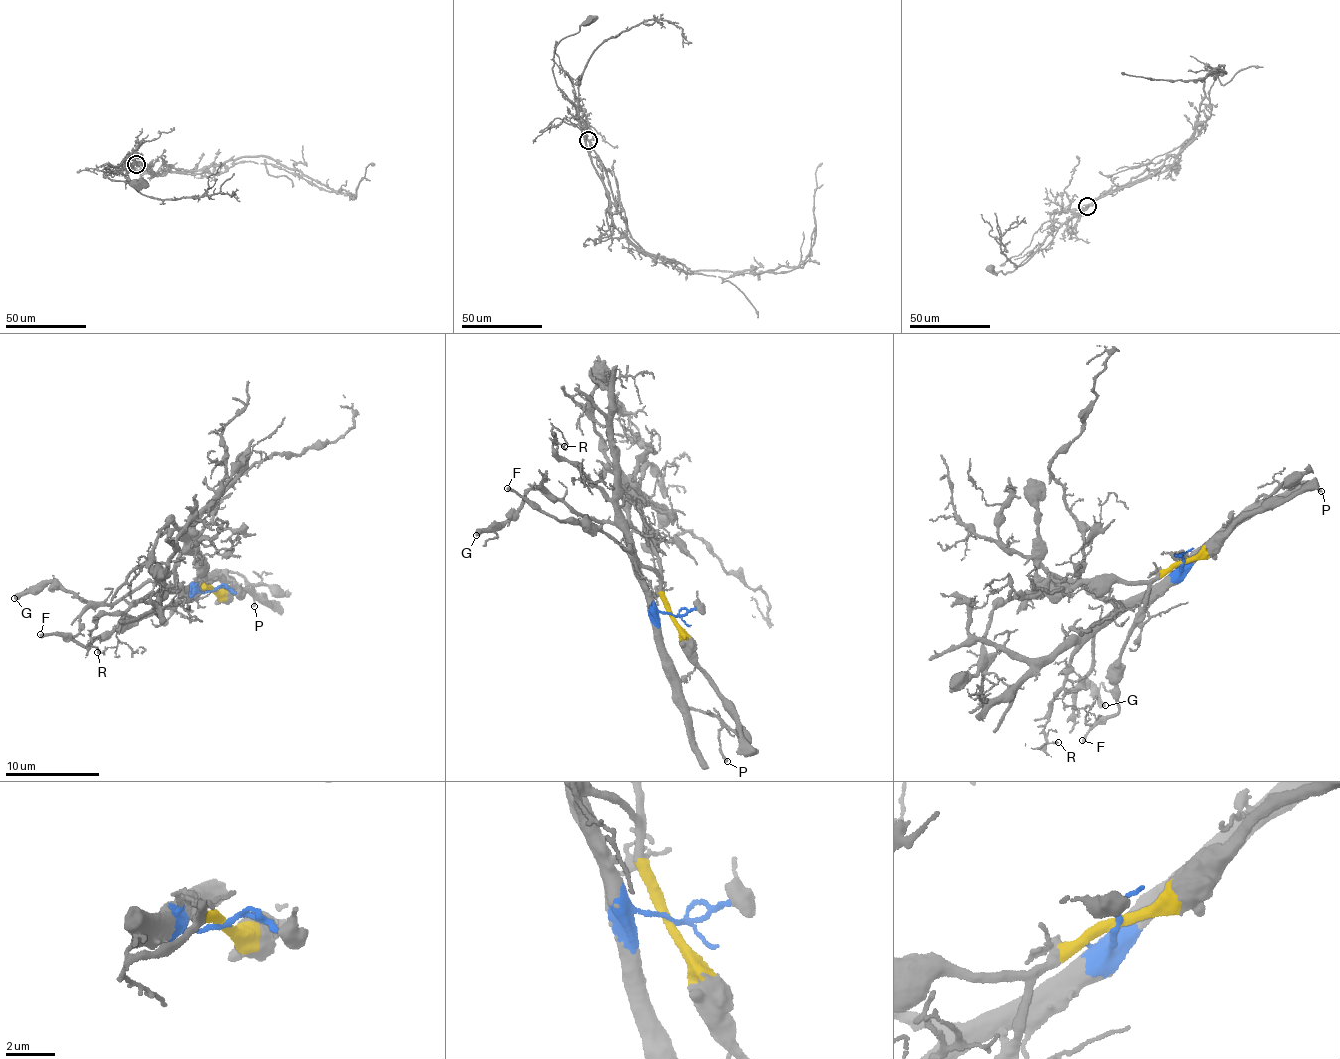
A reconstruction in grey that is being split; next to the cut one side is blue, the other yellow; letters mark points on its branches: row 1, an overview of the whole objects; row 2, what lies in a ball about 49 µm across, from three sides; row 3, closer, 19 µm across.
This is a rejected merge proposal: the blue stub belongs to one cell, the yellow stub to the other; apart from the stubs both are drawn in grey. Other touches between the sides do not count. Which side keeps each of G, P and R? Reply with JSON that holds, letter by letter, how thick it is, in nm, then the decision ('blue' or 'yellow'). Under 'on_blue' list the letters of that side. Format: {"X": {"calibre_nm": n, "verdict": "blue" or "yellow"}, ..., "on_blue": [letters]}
{"G": {"calibre_nm": 400, "verdict": "blue"}, "P": {"calibre_nm": 160, "verdict": "blue"}, "R": {"calibre_nm": 140, "verdict": "blue"}, "on_blue": ["G", "P", "R"]}

